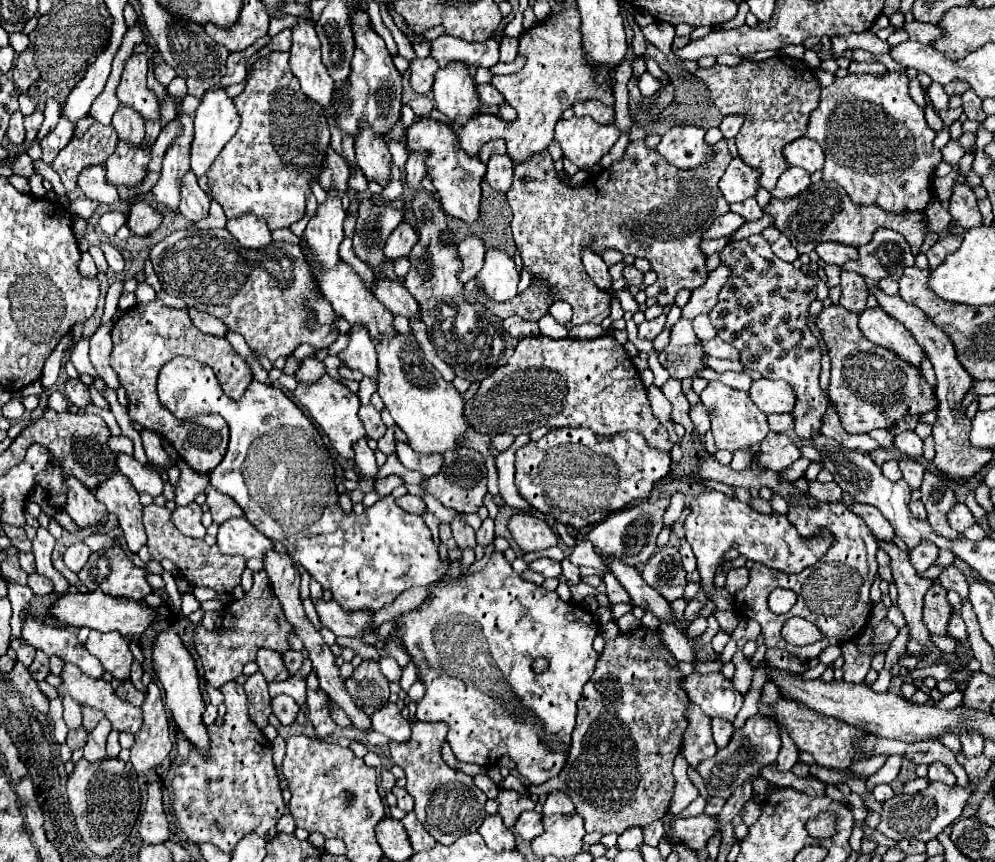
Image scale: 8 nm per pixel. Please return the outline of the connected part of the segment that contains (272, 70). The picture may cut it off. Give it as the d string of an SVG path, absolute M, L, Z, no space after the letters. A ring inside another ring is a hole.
M271 52L253 66L243 94L235 98L235 106L241 114L241 128L227 142L207 172L209 192L221 204L227 218L239 218L247 212L253 212L267 222L271 232L277 228L289 228L293 222L303 218L305 200L311 194L309 182L321 174L325 150L329 146L329 126L323 114L323 106L315 100L309 100L301 92L299 80L289 70L287 60L289 52Z

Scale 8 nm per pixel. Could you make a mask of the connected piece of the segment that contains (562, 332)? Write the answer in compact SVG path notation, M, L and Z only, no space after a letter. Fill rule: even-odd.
M551 315L543 316L539 321L539 328L543 335L555 339L568 337L568 330L564 325L559 324Z

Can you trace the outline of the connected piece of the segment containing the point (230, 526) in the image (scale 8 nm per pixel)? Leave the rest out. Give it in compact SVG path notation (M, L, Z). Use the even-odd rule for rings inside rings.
M245 516L229 518L219 526L217 546L223 554L239 554L245 558L263 558L273 548L271 540L263 536Z

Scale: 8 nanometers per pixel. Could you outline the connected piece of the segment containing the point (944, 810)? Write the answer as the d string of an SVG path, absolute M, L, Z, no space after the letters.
M969 780L969 784L965 788L961 788L959 784L949 788L947 784L941 784L941 782L929 782L929 786L925 788L925 794L921 794L921 792L911 794L911 796L897 794L883 804L879 832L897 842L903 838L915 838L915 840L929 842L961 816L963 806L969 800L969 796L973 794L975 786L977 786L975 780Z

